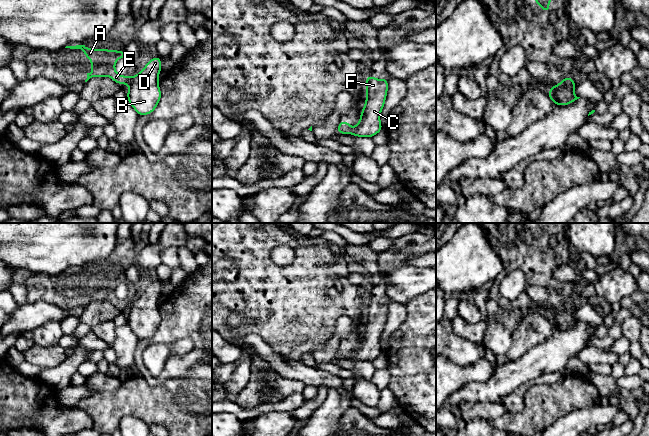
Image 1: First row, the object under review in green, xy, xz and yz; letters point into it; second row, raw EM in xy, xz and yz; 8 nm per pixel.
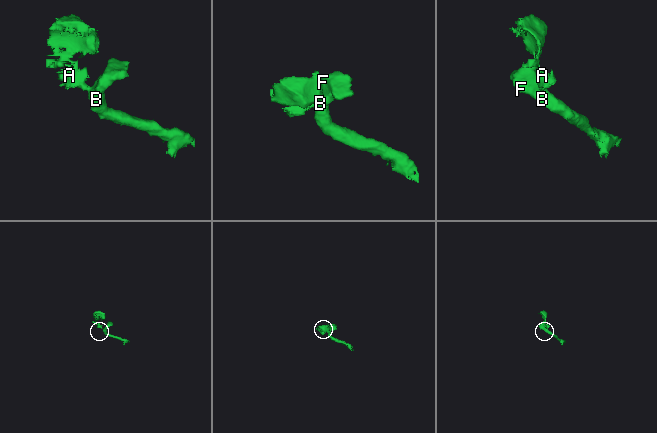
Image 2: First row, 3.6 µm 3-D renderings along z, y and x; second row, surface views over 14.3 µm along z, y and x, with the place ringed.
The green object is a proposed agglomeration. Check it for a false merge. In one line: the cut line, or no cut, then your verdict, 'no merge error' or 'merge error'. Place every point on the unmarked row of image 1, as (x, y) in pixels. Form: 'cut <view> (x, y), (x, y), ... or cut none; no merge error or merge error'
cut xy (131, 301), (127, 307); merge error

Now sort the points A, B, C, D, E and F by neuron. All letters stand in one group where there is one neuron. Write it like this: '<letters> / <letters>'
A E / B C D F

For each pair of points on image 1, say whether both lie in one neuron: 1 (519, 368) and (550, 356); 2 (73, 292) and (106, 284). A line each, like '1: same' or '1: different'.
1: same
2: same

